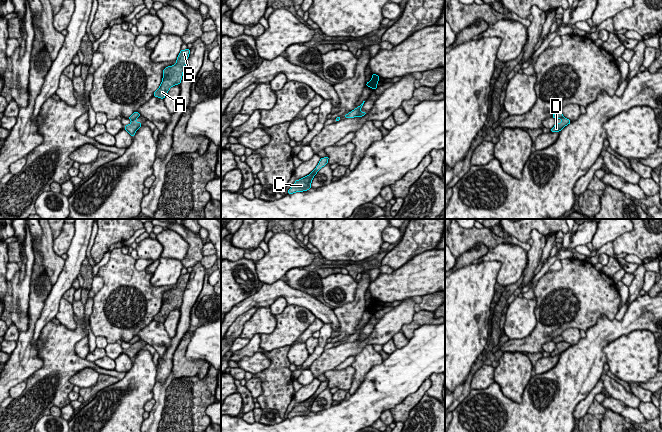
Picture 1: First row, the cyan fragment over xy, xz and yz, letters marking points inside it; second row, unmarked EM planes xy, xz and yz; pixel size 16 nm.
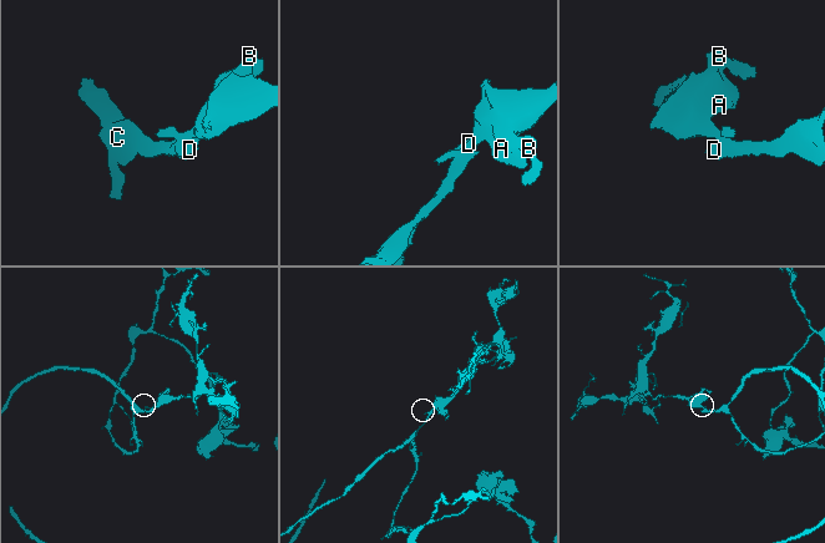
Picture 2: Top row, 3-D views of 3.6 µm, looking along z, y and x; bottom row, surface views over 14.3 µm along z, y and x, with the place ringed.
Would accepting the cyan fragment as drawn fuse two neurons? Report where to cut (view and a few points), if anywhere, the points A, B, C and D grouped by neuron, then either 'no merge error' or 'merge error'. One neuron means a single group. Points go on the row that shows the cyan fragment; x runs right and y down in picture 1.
cut in xz along (360, 110), (355, 116); A B / C D; merge error

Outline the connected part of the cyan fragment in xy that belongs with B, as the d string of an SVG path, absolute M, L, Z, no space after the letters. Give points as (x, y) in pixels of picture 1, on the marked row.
M190 49L181 50L176 64L168 66L163 70L163 78L160 87L154 92L155 97L164 99L169 89L172 86L178 85L181 83L183 71L187 62L187 59L190 54Z

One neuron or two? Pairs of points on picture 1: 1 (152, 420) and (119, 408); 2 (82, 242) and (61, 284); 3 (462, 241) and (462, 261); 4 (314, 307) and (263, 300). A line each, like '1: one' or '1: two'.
1: two
2: one
3: two
4: one

